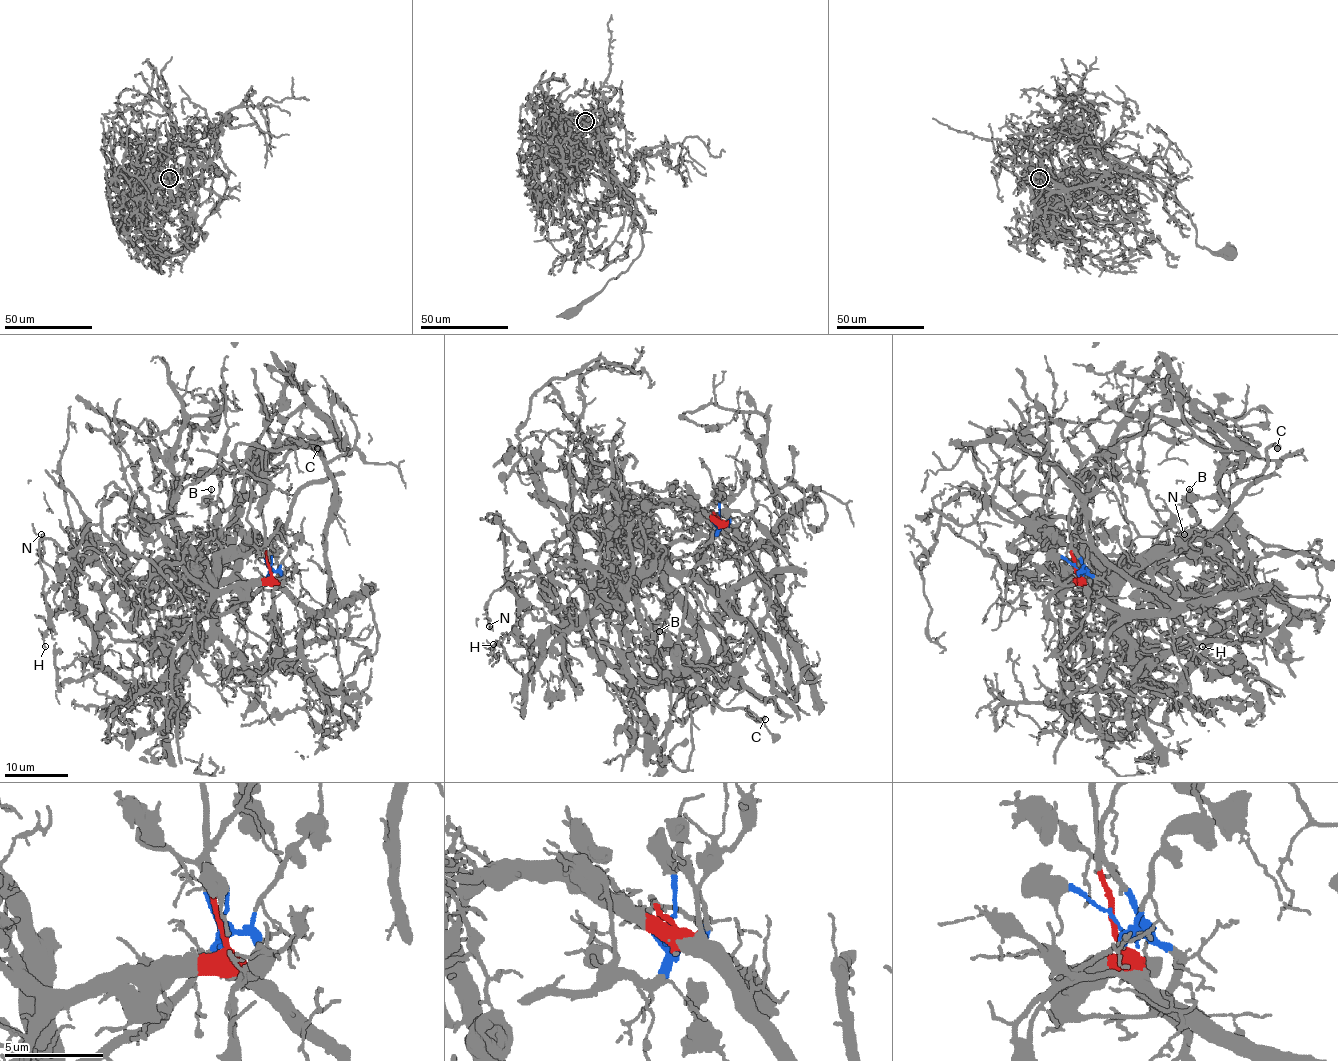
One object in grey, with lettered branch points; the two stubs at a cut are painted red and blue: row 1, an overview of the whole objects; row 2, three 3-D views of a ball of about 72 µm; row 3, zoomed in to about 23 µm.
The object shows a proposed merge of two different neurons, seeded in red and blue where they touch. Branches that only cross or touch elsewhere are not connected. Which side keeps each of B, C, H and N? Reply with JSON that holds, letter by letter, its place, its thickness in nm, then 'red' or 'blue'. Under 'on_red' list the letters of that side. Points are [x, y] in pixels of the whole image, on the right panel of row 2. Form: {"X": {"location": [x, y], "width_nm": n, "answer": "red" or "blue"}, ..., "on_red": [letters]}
{"B": {"location": [1189, 489], "width_nm": 170, "answer": "red"}, "C": {"location": [1277, 448], "width_nm": 550, "answer": "red"}, "H": {"location": [1202, 646], "width_nm": 110, "answer": "blue"}, "N": {"location": [1184, 534], "width_nm": 130, "answer": "blue"}, "on_red": ["B", "C"]}

